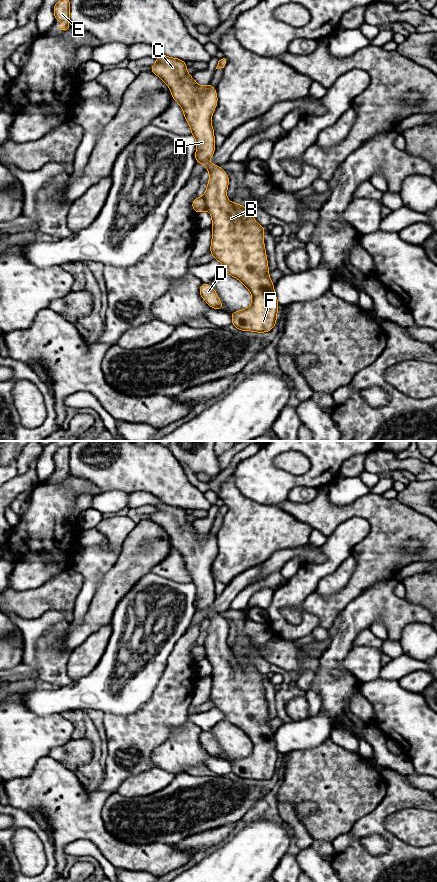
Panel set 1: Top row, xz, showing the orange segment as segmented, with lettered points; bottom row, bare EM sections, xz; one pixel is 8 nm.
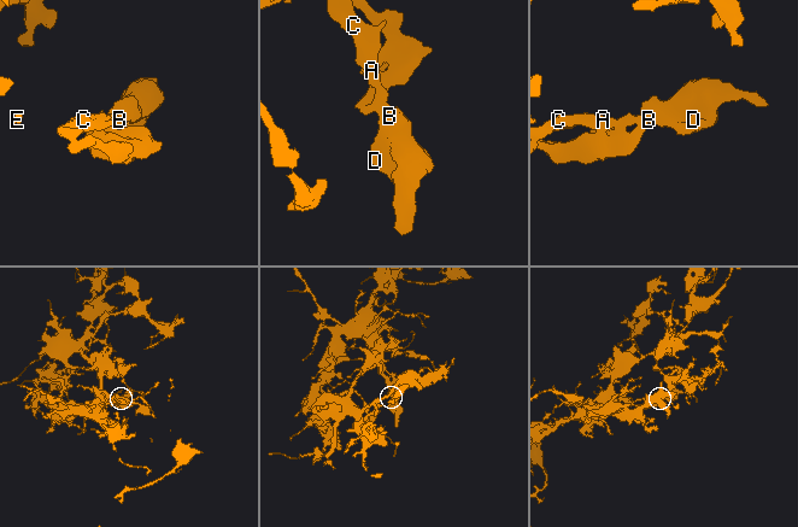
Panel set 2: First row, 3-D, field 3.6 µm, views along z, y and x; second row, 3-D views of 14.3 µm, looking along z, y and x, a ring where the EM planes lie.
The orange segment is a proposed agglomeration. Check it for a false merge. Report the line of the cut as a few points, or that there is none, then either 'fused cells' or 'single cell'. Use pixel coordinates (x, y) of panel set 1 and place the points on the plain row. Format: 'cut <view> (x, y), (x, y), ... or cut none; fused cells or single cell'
cut xz (203, 645), (206, 656); fused cells

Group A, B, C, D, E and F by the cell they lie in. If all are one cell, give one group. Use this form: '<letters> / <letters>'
A B C D F / E

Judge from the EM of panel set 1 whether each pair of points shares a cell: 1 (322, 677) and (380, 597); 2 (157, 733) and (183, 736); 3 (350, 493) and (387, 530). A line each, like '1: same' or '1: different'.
1: same
2: different
3: different

